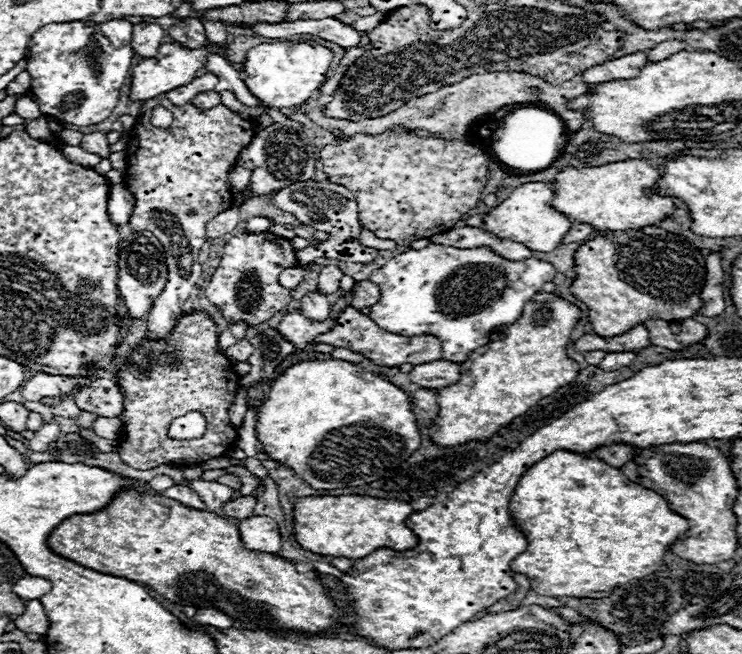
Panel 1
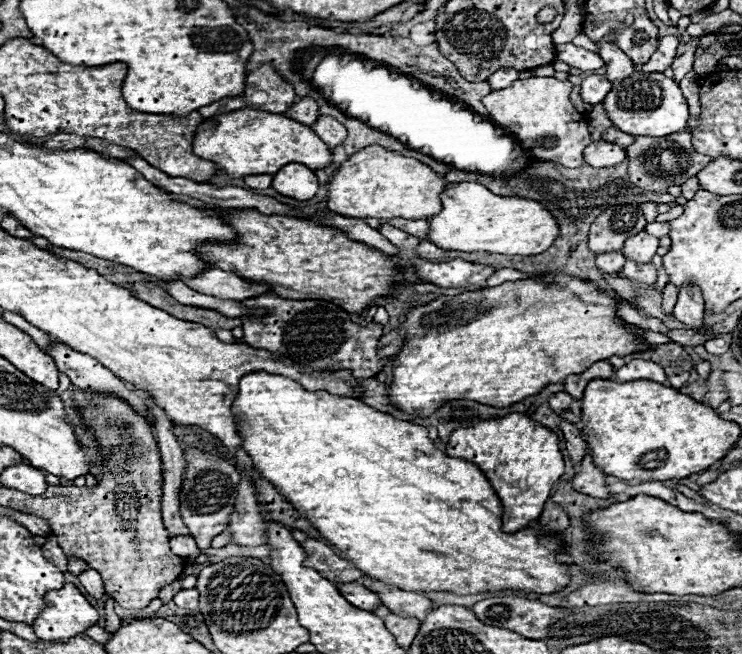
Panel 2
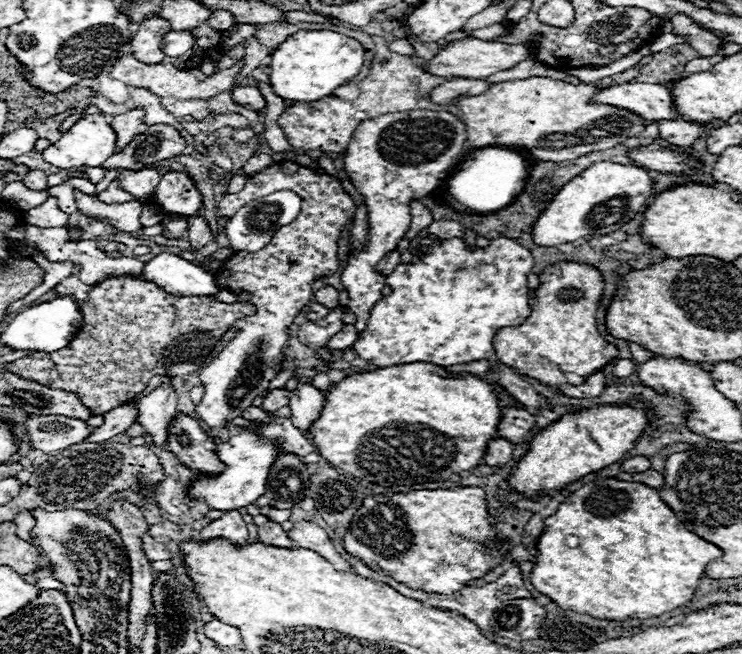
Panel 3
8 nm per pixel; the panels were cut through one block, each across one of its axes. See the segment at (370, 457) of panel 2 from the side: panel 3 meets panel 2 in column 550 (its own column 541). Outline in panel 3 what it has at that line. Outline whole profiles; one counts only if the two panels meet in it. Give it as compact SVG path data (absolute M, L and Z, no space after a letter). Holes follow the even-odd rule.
M596 478L572 492L544 526L548 528L538 538L538 554L530 576L534 588L566 610L590 614L600 620L644 620L684 606L694 598L708 562L722 556L718 546L712 546L704 538L686 530L668 504L658 496L658 490L640 482ZM568 536L578 536L580 546L568 548L564 544Z

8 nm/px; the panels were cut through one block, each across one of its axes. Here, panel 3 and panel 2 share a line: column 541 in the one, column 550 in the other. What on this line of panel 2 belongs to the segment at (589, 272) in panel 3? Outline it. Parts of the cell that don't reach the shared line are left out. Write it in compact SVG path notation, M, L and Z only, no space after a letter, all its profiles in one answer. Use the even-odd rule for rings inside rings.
M544 274L542 280L504 282L500 286L486 288L486 290L462 292L458 296L440 296L440 298L424 304L424 306L410 308L410 312L406 314L406 320L400 324L400 334L404 334L404 342L400 346L398 356L394 356L394 360L392 360L390 400L404 414L420 416L420 418L434 414L434 410L438 410L440 406L444 406L444 402L450 402L450 400L474 400L474 402L488 404L488 406L494 406L494 408L508 408L514 402L520 402L528 396L538 394L546 384L562 382L568 374L580 374L582 370L592 366L592 362L608 360L610 356L626 356L626 354L632 354L632 352L640 352L644 348L642 338L630 334L624 326L620 326L616 322L616 298L610 298L606 292L598 290L596 284L592 284L592 282L584 282L584 280L566 276L566 274Z

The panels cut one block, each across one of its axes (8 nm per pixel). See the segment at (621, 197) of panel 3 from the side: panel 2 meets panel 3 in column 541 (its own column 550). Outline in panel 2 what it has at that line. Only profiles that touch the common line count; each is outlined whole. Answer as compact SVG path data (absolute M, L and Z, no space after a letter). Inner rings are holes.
M476 182L448 186L440 194L440 200L444 208L440 214L430 218L430 232L426 240L442 250L534 256L548 250L558 234L556 220L540 202L496 196Z

